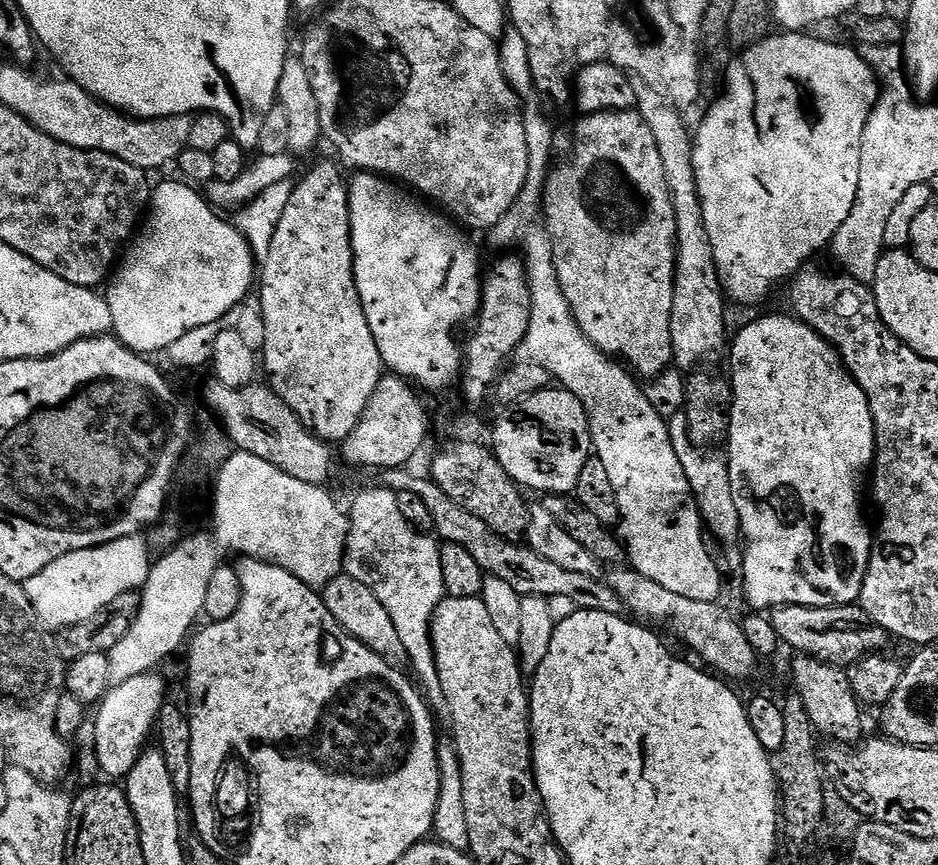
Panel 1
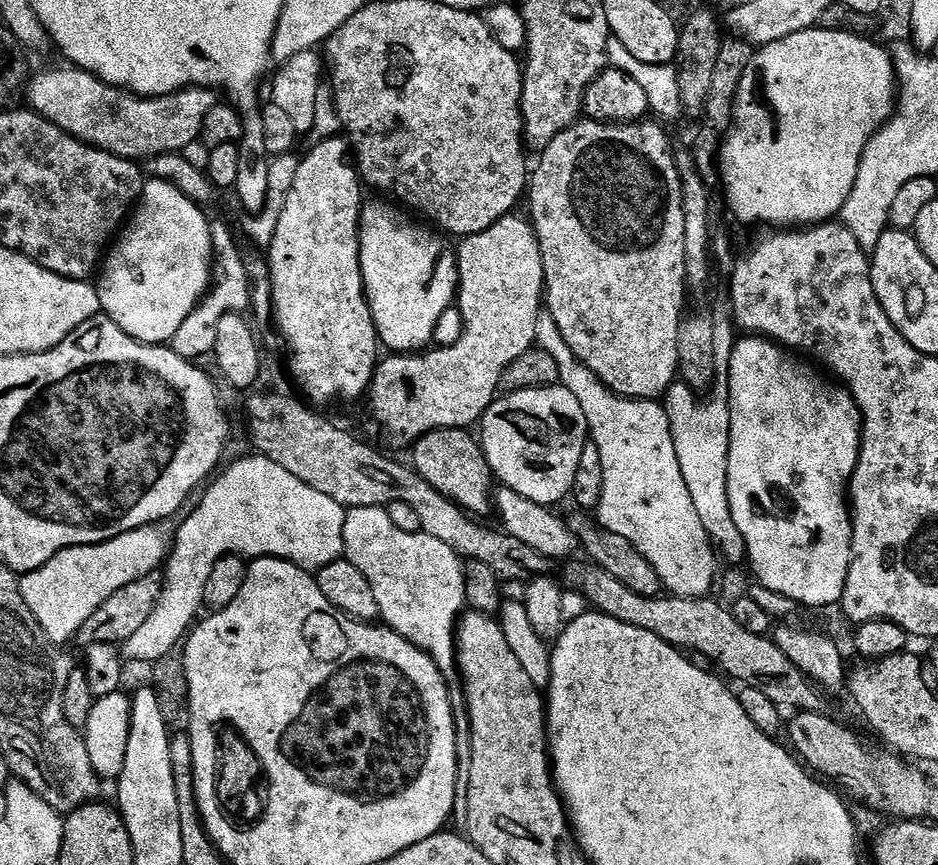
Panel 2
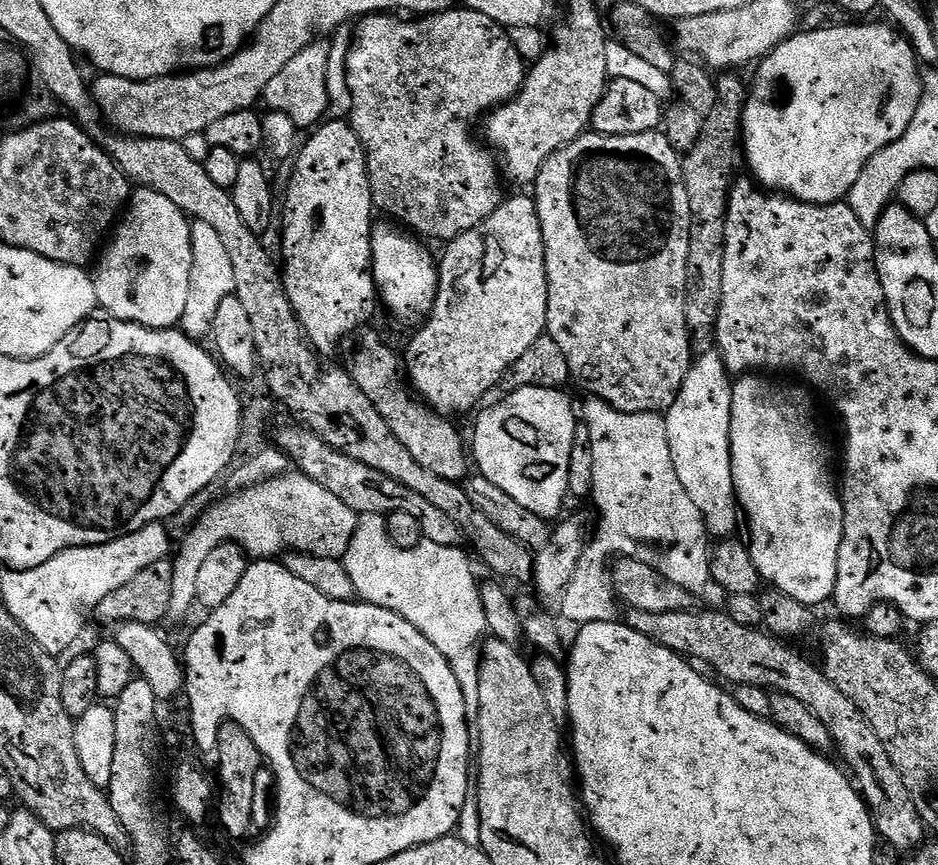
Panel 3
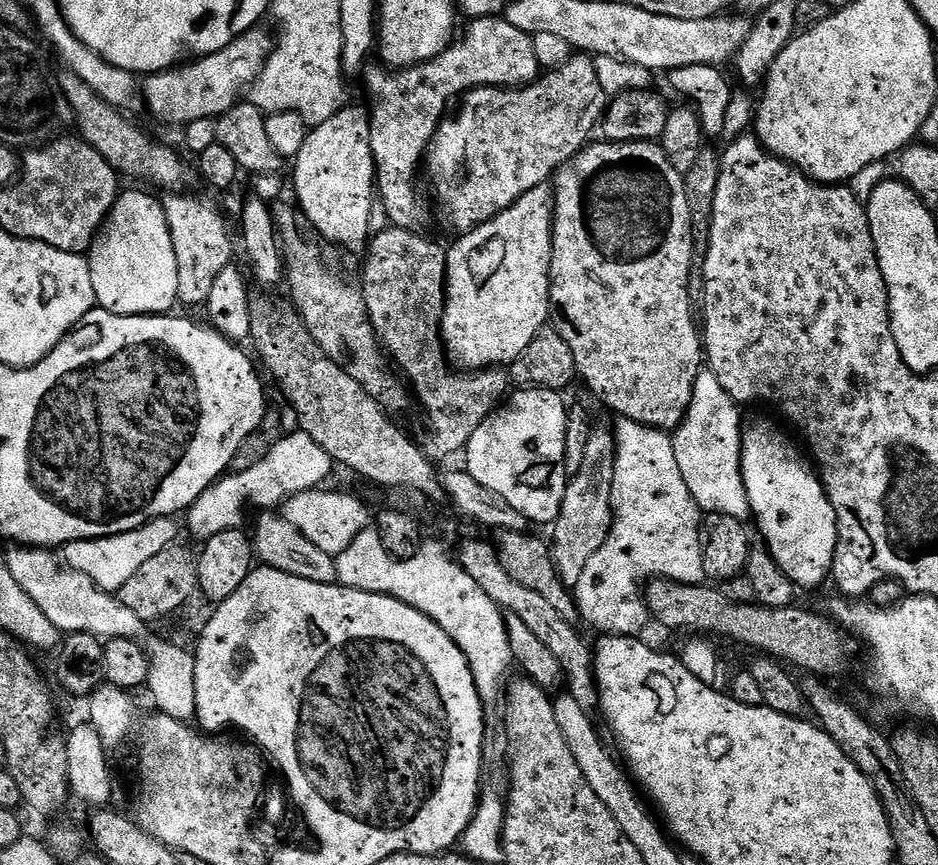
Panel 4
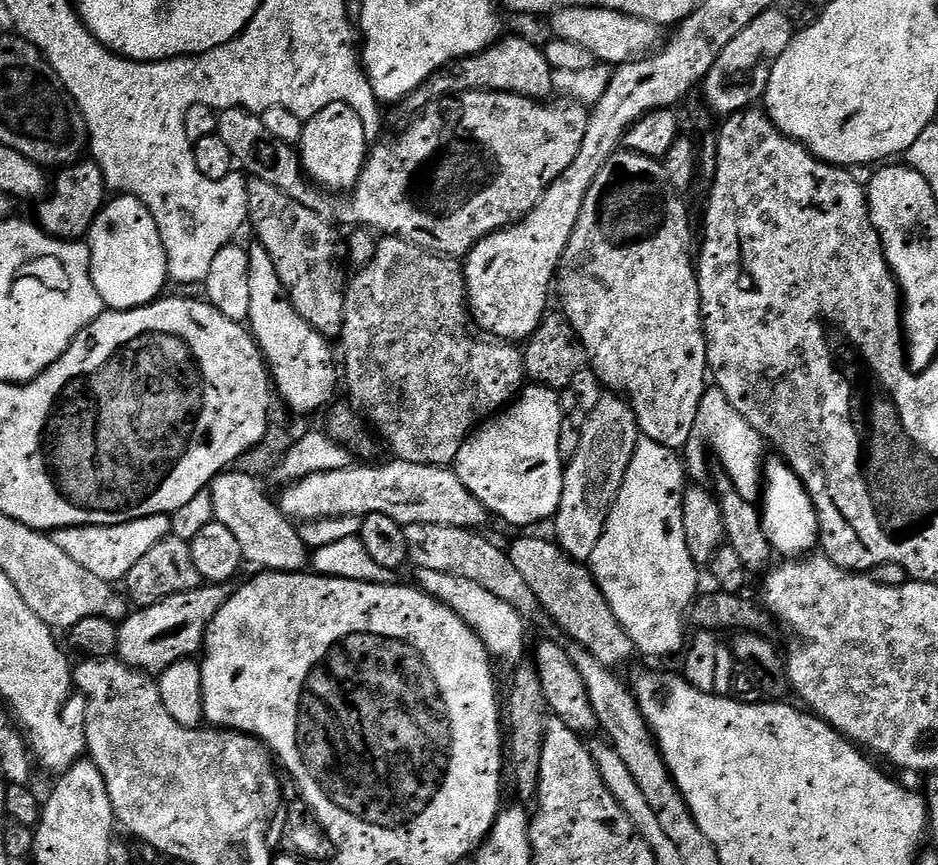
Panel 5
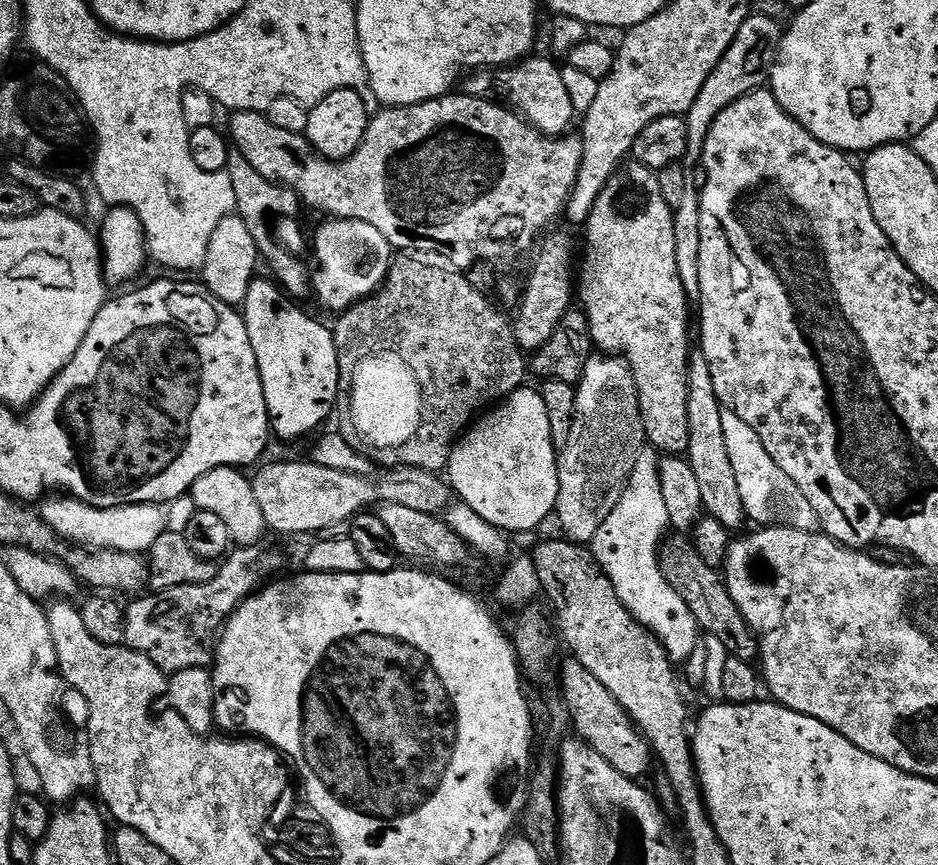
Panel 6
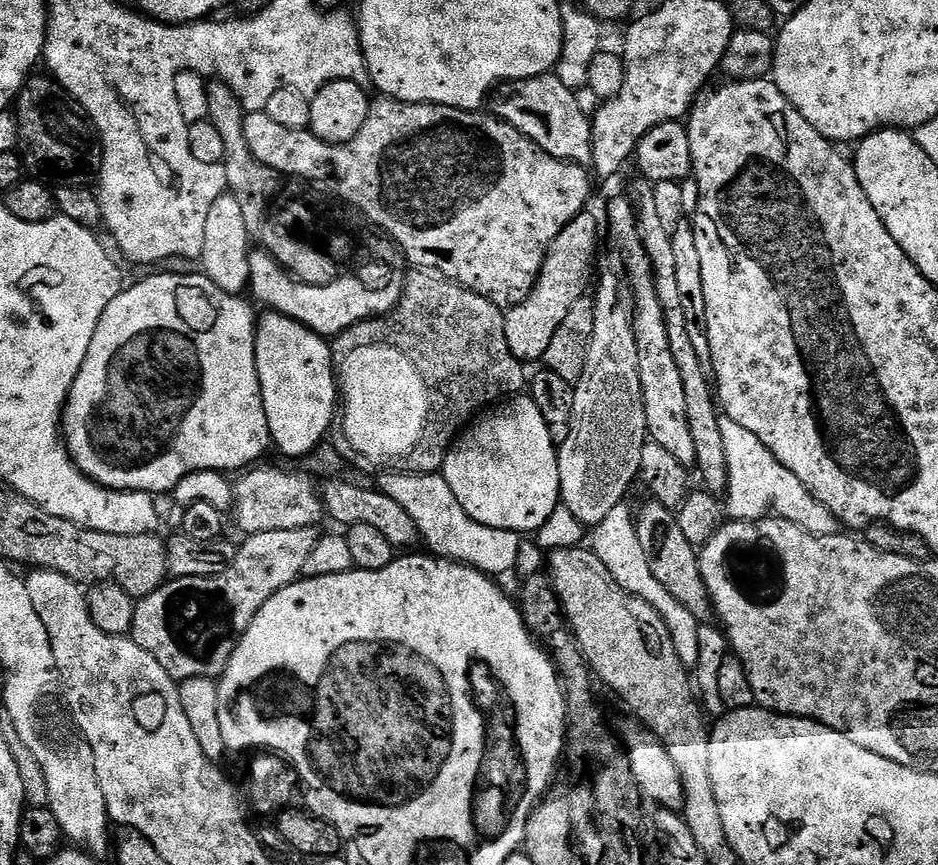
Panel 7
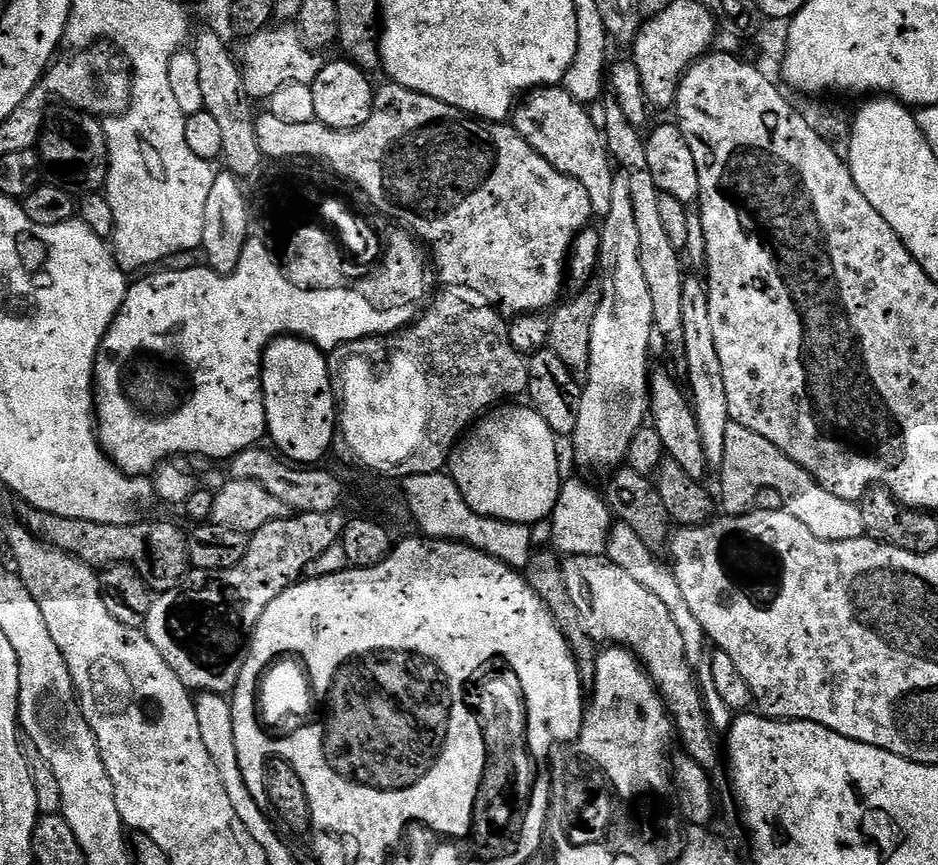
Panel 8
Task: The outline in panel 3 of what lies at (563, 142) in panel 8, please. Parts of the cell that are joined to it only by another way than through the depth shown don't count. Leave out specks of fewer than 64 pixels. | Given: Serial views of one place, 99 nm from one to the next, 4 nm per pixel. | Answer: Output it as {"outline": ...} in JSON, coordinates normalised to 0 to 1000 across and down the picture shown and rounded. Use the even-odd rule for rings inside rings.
{"outline":[[[487,7],[478,10],[477,14],[465,14],[461,18],[447,21],[428,21],[422,16],[398,16],[387,20],[378,29],[369,81],[371,82],[373,110],[376,114],[373,142],[382,155],[390,178],[398,237],[404,244],[406,240],[412,249],[419,250],[419,252],[414,251],[419,255],[428,254],[428,257],[422,257],[430,260],[432,265],[438,266],[445,274],[457,273],[458,276],[470,277],[470,280],[488,275],[493,271],[497,271],[497,266],[505,266],[505,261],[518,257],[518,252],[522,252],[522,247],[527,247],[527,243],[531,243],[531,238],[537,235],[539,221],[537,222],[536,215],[533,214],[535,199],[531,193],[530,182],[527,179],[526,172],[517,169],[513,163],[513,168],[507,163],[507,157],[503,154],[503,142],[507,138],[511,140],[525,126],[532,125],[533,121],[547,116],[554,108],[555,99],[559,98],[561,71],[552,62],[543,34],[527,25],[527,21],[518,21],[518,16],[510,16],[497,7]]]}

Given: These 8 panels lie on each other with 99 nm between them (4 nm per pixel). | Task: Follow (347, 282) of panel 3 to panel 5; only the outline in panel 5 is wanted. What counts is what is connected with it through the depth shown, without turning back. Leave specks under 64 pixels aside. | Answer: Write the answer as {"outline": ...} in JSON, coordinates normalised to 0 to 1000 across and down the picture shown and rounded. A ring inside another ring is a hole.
{"outline":[[[357,120],[339,127],[335,136],[324,140],[324,154],[318,168],[320,185],[329,208],[355,224],[370,224],[378,217],[392,185],[394,163],[386,136],[373,123]]]}

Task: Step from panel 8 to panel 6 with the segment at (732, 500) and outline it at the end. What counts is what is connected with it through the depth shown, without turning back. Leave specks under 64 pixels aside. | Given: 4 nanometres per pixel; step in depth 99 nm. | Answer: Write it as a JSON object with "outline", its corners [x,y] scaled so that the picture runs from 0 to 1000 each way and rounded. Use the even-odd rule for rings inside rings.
{"outline":[[[775,474],[770,479],[770,498],[774,502],[778,535],[783,538],[783,549],[787,551],[787,566],[791,566],[791,585],[795,585],[797,601],[806,608],[835,608],[869,616],[874,610],[874,603],[872,594],[868,594],[868,585],[864,585],[859,571],[855,571],[855,566],[838,553],[829,534],[817,525],[817,516],[812,516],[808,502],[804,502],[804,497],[800,497],[787,479]]]}

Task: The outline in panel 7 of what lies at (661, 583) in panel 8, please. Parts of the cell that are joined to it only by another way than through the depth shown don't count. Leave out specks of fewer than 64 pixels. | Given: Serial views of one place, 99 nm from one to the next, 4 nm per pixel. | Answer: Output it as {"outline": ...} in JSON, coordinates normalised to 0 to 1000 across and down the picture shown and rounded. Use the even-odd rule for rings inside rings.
{"outline":[[[668,582],[655,585],[655,590],[650,590],[650,594],[646,594],[646,599],[642,599],[642,603],[630,612],[629,636],[640,646],[642,654],[646,654],[650,664],[655,664],[655,673],[659,673],[659,677],[663,677],[668,684],[684,691],[684,696],[701,705],[701,710],[714,728],[714,738],[719,738],[719,751],[723,751],[723,761],[727,761],[730,772],[741,773],[744,765],[744,728],[747,718],[742,717],[740,710],[736,710],[736,705],[731,705],[731,701],[723,696],[723,691],[715,689],[703,675],[701,668],[697,668],[697,664],[693,660],[693,650],[689,650],[684,627],[680,627],[675,588],[672,590],[670,586]]]}

